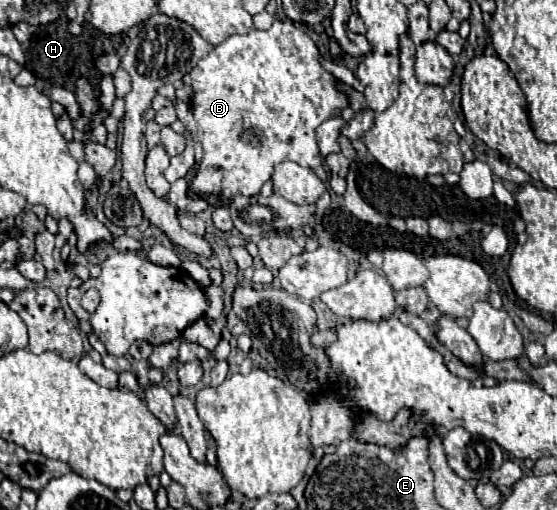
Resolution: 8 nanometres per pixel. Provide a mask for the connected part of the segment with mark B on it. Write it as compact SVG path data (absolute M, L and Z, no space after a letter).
M276 18L274 24L268 28L268 30L250 30L248 34L234 34L230 36L228 40L224 40L220 46L216 46L208 56L204 56L202 60L198 60L198 64L190 70L190 78L192 78L192 90L194 90L194 96L192 96L192 114L196 118L196 126L198 126L198 140L202 142L202 148L204 148L204 158L198 166L198 172L196 176L192 178L190 182L190 196L204 196L204 194L220 194L220 196L226 196L226 198L232 198L232 196L256 196L262 188L262 184L266 180L270 180L272 172L274 172L274 164L278 162L284 162L284 160L292 160L304 168L318 168L322 166L322 156L320 156L320 150L318 150L318 144L316 144L316 128L328 120L328 118L334 118L334 116L340 116L342 108L348 108L350 102L348 102L348 96L340 90L336 90L336 78L324 70L322 66L322 56L320 56L320 50L316 48L314 40L300 32L290 18Z

